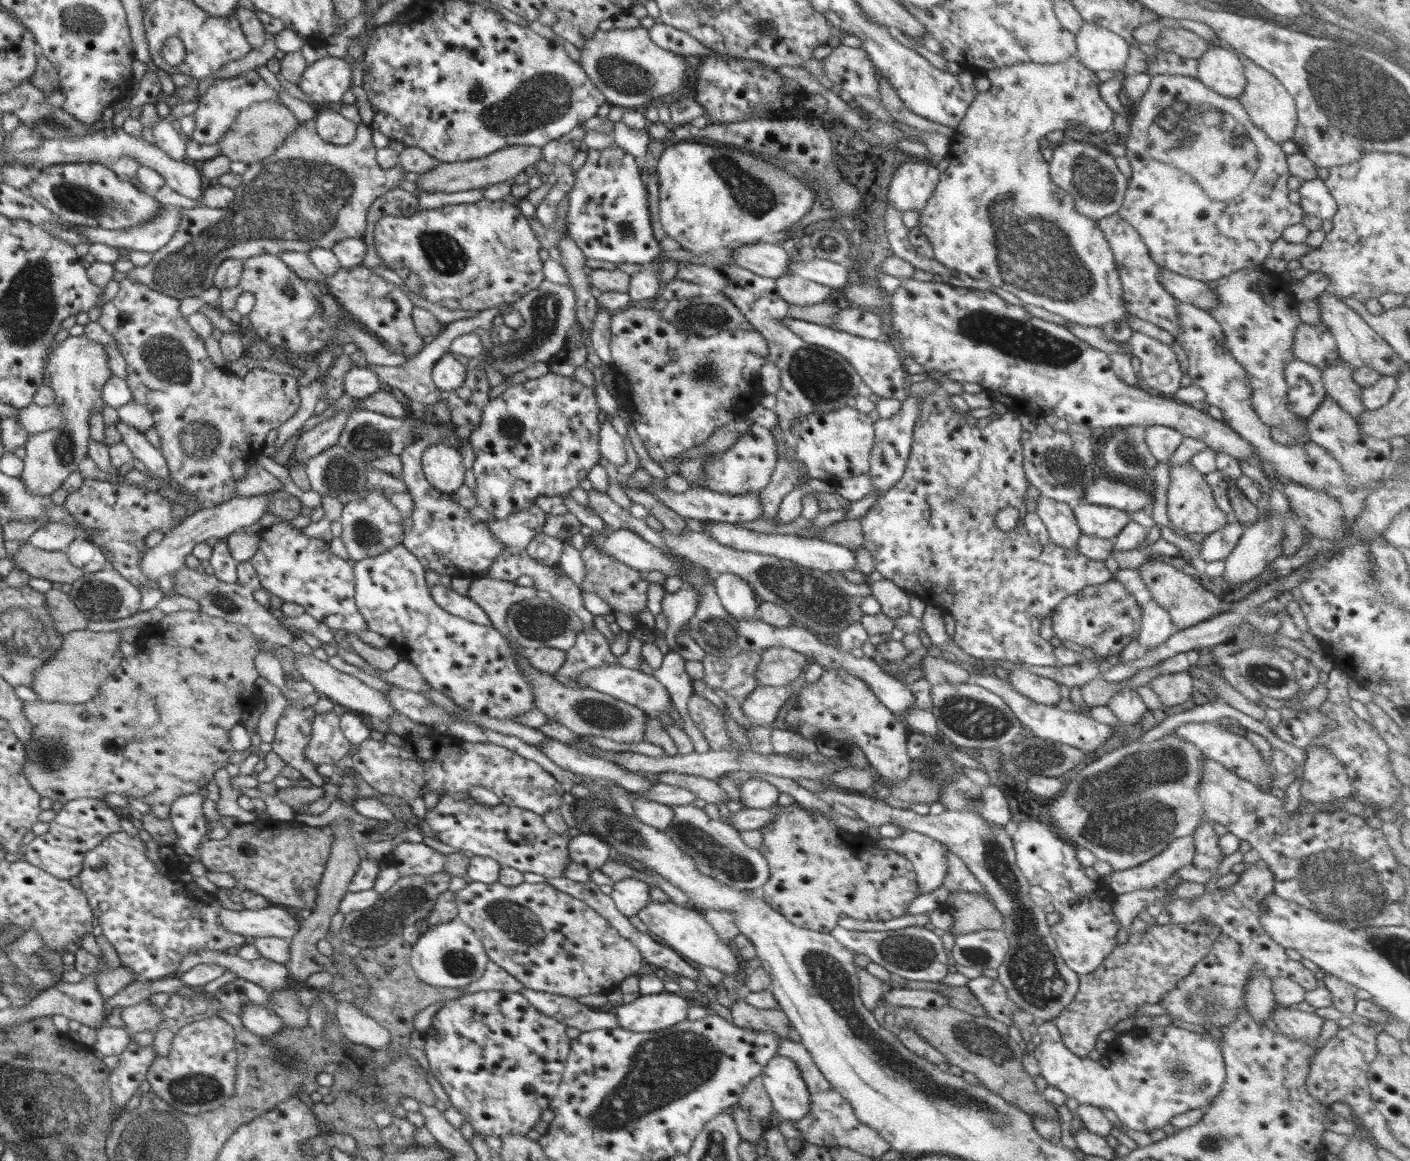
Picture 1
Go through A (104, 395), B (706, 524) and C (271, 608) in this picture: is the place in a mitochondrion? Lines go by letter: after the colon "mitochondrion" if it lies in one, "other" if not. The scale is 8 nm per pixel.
A: other
B: other
C: other

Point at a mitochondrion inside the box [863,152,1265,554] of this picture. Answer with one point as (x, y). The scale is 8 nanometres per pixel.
(1034, 252)

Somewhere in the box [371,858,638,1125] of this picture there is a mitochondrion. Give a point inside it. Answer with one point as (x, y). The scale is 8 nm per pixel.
(517, 921)

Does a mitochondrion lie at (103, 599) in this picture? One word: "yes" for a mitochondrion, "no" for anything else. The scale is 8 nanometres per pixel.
yes

